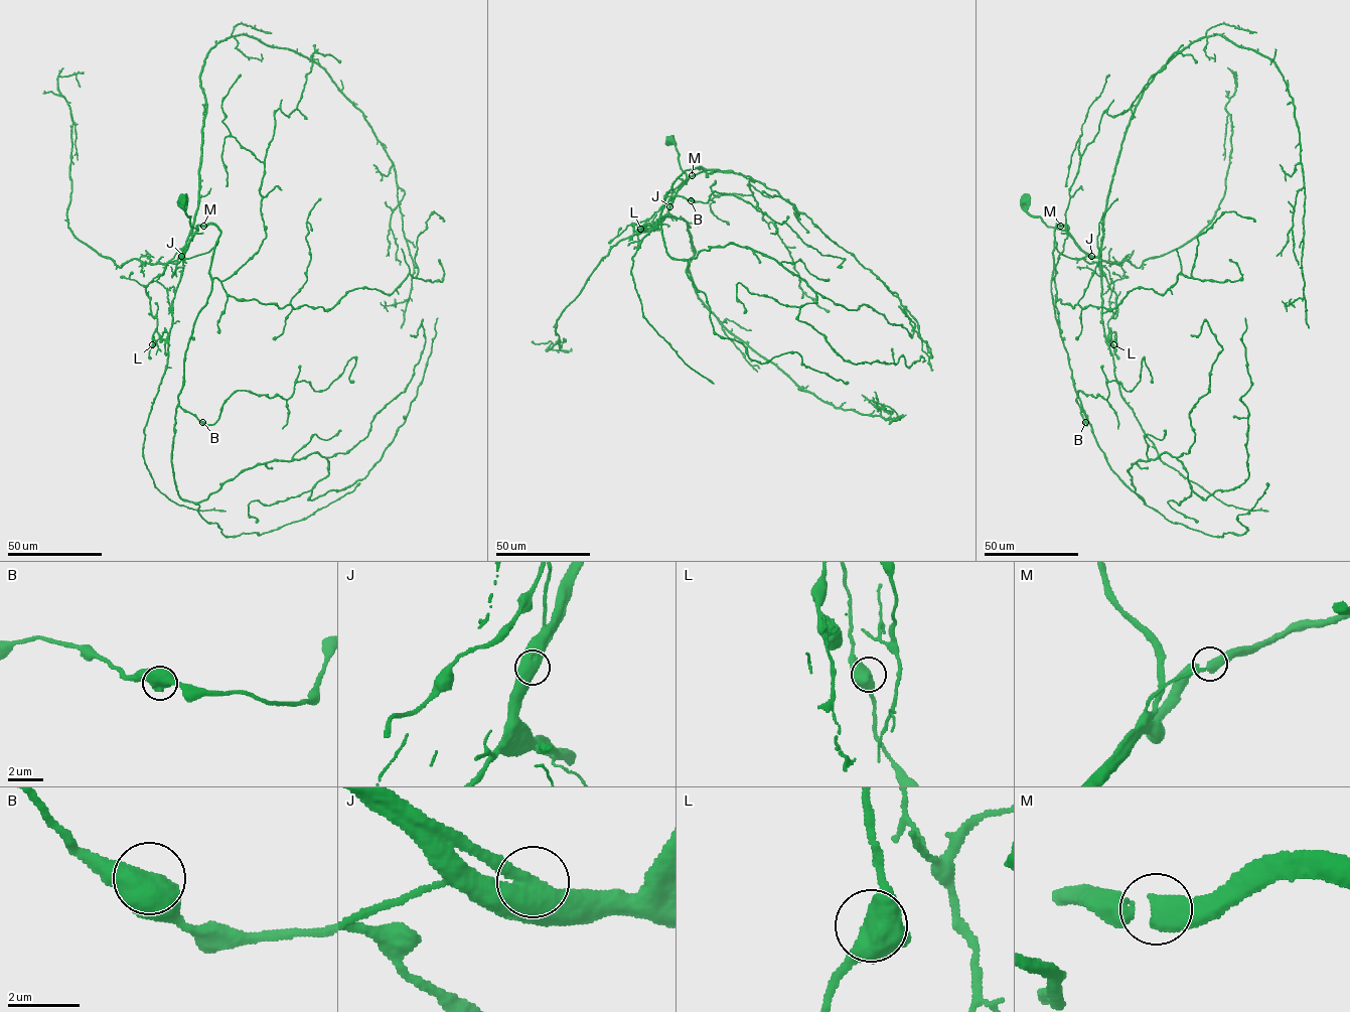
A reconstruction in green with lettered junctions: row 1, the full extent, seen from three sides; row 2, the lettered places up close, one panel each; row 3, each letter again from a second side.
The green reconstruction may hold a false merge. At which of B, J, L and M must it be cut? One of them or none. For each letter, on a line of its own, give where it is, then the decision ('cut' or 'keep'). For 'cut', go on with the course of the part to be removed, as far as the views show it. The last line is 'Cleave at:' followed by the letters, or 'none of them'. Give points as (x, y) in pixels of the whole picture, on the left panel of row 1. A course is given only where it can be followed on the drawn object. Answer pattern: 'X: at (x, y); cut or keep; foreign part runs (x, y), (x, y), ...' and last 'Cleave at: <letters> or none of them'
B: at (202, 422); keep
J: at (181, 256); keep
L: at (152, 344); keep
M: at (203, 226); keep
Cleave at: none of them

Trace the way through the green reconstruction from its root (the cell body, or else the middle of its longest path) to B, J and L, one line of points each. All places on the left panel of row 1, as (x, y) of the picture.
B: (180, 199), (197, 229), (182, 258), (217, 242), (211, 291), (185, 352), (178, 396), (178, 405), (202, 422)
J: (180, 199), (180, 205), (190, 217), (190, 226), (197, 229), (181, 256)
L: (180, 199), (190, 226), (197, 230), (181, 260), (169, 262), (146, 288), (151, 315), (157, 318), (152, 344)

